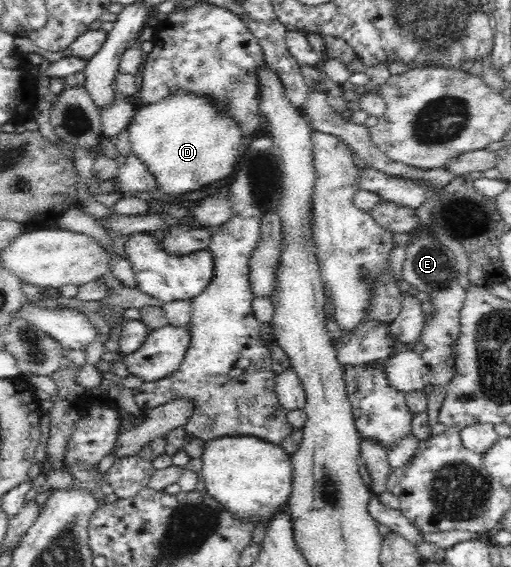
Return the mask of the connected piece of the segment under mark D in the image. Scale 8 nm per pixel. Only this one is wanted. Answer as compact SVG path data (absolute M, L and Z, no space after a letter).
M188 91L173 93L159 103L136 106L128 132L132 153L147 166L156 188L172 199L235 173L239 149L245 141L237 120L223 110L221 103Z

